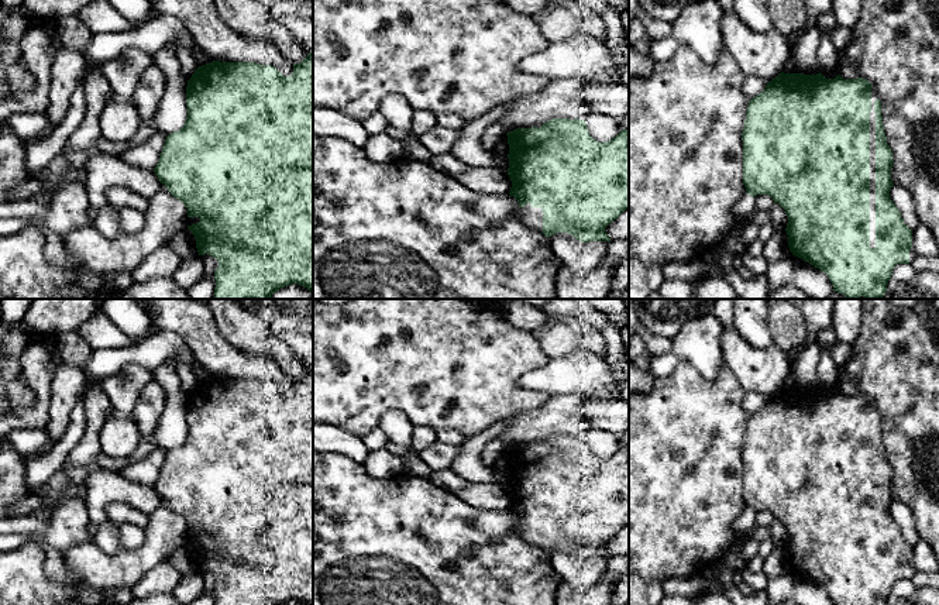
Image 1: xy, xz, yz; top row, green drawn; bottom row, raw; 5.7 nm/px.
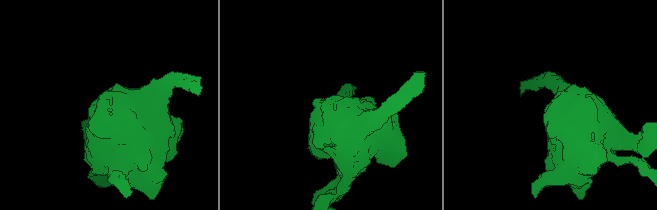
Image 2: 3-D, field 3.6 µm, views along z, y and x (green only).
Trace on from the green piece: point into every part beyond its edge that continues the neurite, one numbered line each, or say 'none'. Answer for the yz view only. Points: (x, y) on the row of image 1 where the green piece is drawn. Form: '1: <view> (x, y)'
1: yz (874, 96)

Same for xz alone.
1: xz (530, 216)

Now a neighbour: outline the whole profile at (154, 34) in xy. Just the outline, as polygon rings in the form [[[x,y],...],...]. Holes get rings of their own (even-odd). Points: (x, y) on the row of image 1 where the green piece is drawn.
[[[158,16],[141,27],[124,32],[94,32],[86,48],[86,56],[100,68],[104,62],[117,58],[127,48],[141,48],[155,54],[168,42],[180,41],[178,59],[182,75],[189,80],[199,68],[189,51],[193,37],[185,25],[172,16]]]

